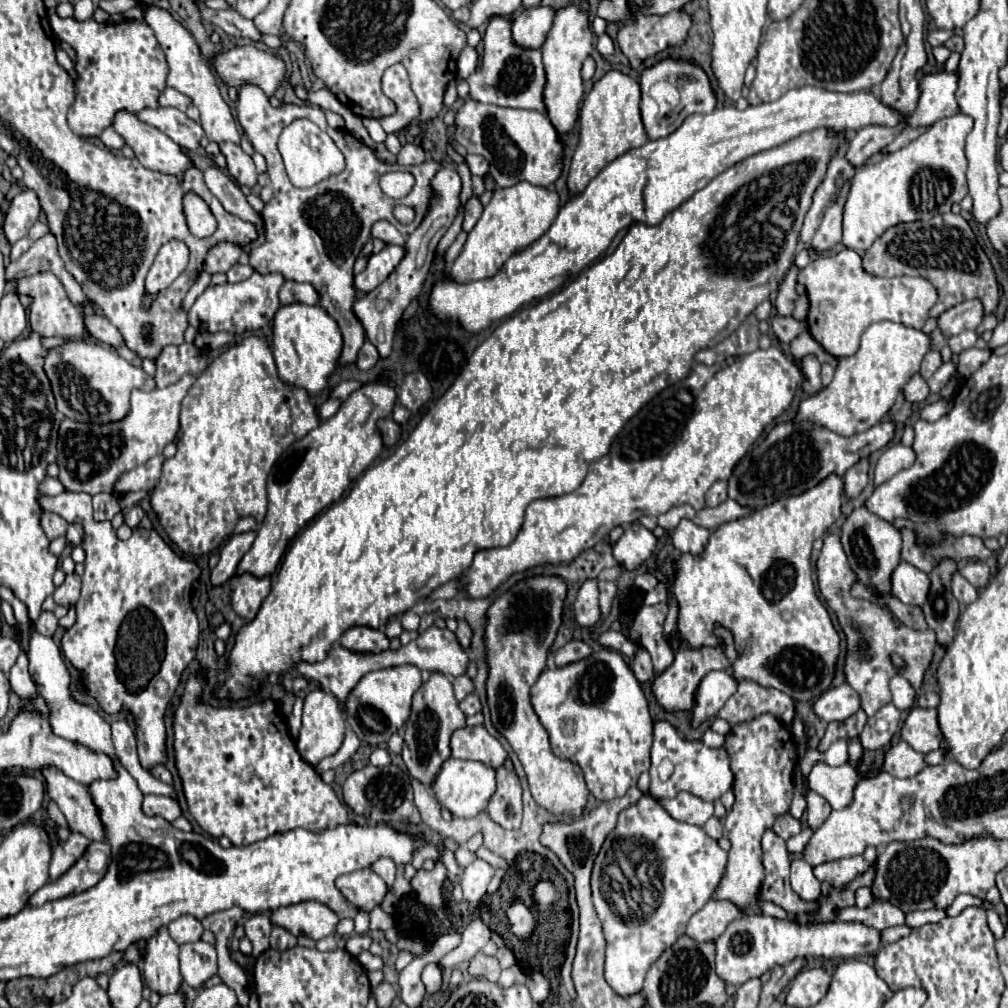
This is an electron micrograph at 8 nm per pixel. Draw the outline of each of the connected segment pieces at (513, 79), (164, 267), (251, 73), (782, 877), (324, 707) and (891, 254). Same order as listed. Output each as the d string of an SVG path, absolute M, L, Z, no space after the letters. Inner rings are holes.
M492 16L482 36L482 64L468 76L472 100L484 104L496 104L504 108L532 108L546 114L544 108L544 84L546 74L542 66L542 52L532 48L520 48L512 38L510 16Z
M170 240L168 244L164 244L158 250L156 260L146 278L148 294L152 296L162 288L170 286L184 272L186 264L188 264L188 246L184 242Z
M248 44L248 46L238 46L238 48L232 48L228 52L222 52L214 58L214 66L220 74L220 78L226 82L226 86L242 86L244 82L250 82L250 84L256 84L264 90L264 94L270 98L274 96L274 92L278 90L278 86L282 84L282 80L286 78L286 66L284 66L284 60L272 52L266 52L266 50L258 50L254 44Z
M766 830L762 836L762 848L764 848L764 870L766 878L762 882L760 896L762 900L770 900L778 906L782 906L788 916L794 916L798 912L814 910L816 902L804 902L800 896L794 894L790 888L790 856L786 850L786 842L776 836L774 830Z
M312 690L312 692L308 692L306 698L304 698L302 728L300 728L300 734L296 738L296 746L298 746L300 756L310 766L316 766L322 758L332 756L340 748L340 744L344 740L344 732L346 732L346 724L344 724L338 700L330 692L324 692L324 690Z
M940 214L928 222L910 222L888 228L870 250L862 254L862 264L874 276L922 276L928 278L938 290L936 308L930 318L940 316L944 310L964 302L980 300L984 316L994 314L998 308L998 282L990 258L980 248L970 224L960 214Z

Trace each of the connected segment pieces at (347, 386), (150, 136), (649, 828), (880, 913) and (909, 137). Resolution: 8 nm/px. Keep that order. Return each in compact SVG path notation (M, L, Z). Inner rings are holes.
M346 380L342 384L338 384L334 390L332 390L332 398L340 398L340 400L346 400L354 390L358 390L362 386L362 382L356 382L356 380Z
M122 110L116 116L114 130L136 152L140 164L154 172L182 178L182 174L194 166L192 158L170 136L140 122L130 112Z
M650 794L642 796L636 806L630 806L620 812L618 824L608 836L608 842L604 848L612 848L614 842L620 838L644 838L654 844L656 856L660 860L662 870L662 894L658 900L658 908L646 916L644 920L624 920L618 912L602 898L600 894L600 876L604 866L604 856L600 856L594 862L592 870L592 904L596 908L596 914L602 922L604 938L606 938L606 964L604 964L604 980L610 984L610 988L618 996L632 996L642 992L644 976L652 962L658 960L658 956L670 948L684 932L686 924L692 914L696 914L714 894L724 870L726 870L726 858L728 854L718 846L714 838L710 838L704 828L692 826L692 824L680 824L674 820Z
M874 900L868 908L858 908L858 906L844 908L838 914L838 918L842 922L862 922L876 930L904 924L904 912L900 912L900 908L896 908L894 904L888 904L888 900Z
M904 128L902 130L902 134L892 142L892 144L888 144L886 148L884 148L884 152L896 152L896 150L900 150L900 148L904 148L904 146L908 146L912 140L916 140L920 134L924 134L926 132L926 128Z

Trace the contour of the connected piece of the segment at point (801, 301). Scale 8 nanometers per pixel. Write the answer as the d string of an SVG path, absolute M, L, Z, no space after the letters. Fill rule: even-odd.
M806 294L799 296L793 311L793 317L796 319L806 319L809 311L809 300Z

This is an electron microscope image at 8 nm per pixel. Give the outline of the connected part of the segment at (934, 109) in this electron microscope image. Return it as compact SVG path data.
M944 70L936 72L936 74L922 76L920 78L920 100L918 100L918 106L916 106L914 114L910 118L906 118L908 126L932 126L940 118L958 114L958 102L954 98L956 86L958 86L958 76L950 74L950 72L944 72Z

